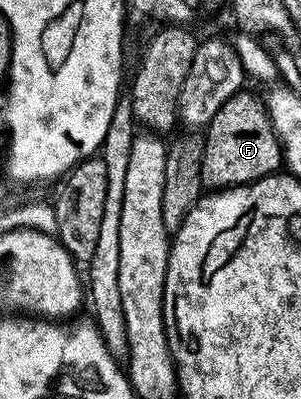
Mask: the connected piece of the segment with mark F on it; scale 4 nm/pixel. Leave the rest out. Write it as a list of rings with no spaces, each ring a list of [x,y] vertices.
[[[240,92],[225,100],[202,135],[205,156],[201,156],[201,180],[208,191],[248,186],[258,178],[276,173],[284,165],[283,148],[271,127],[264,99],[247,93]]]

